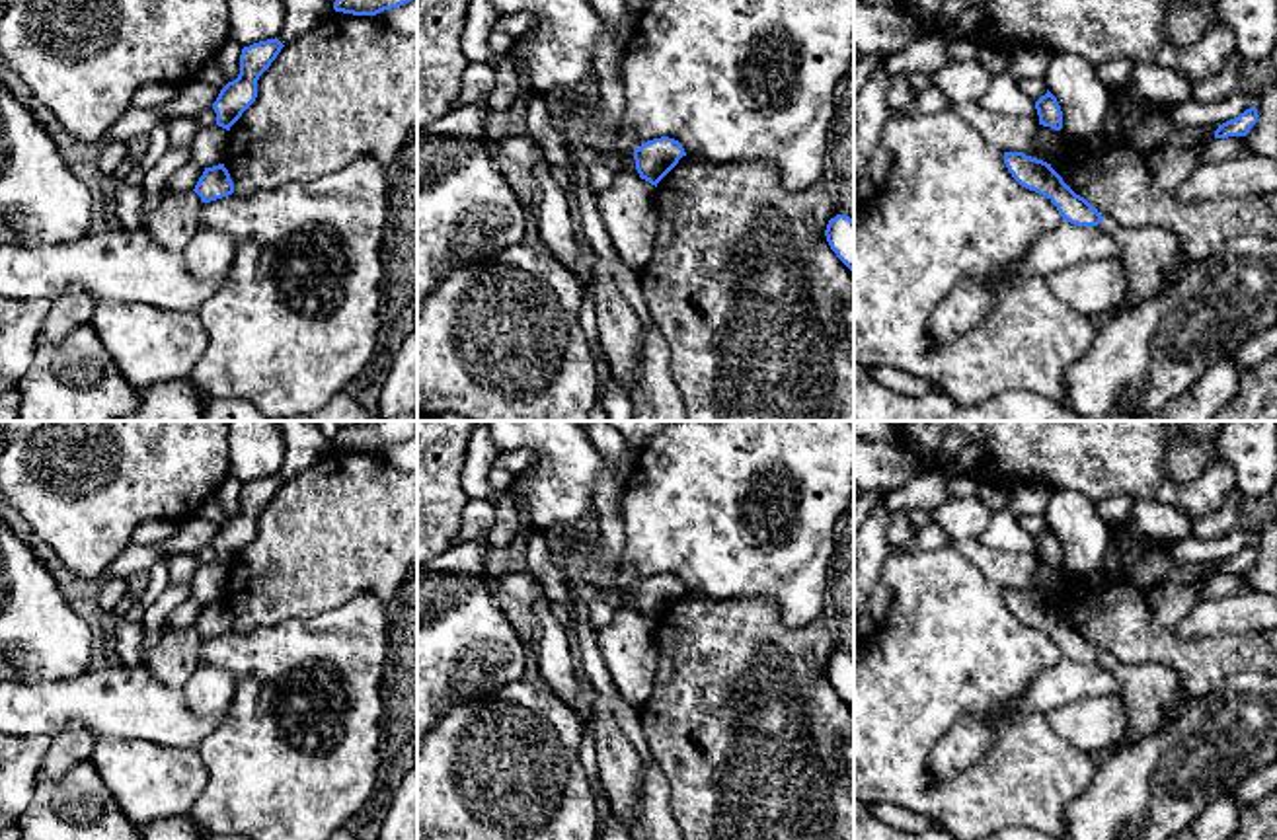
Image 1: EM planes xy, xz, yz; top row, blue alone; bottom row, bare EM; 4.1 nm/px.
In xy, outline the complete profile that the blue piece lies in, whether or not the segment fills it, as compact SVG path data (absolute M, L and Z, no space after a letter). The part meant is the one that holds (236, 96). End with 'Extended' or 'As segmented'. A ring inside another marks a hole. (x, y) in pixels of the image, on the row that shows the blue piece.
M275 37L242 49L238 78L228 82L213 103L218 127L230 131L242 113L255 101L257 80L283 47L285 45Z. As segmented

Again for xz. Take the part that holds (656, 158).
M661 136L634 150L638 173L614 172L614 183L595 193L599 216L616 255L641 271L653 249L657 232L657 183L686 156L682 144Z. Extended

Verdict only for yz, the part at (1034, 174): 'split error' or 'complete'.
split error

